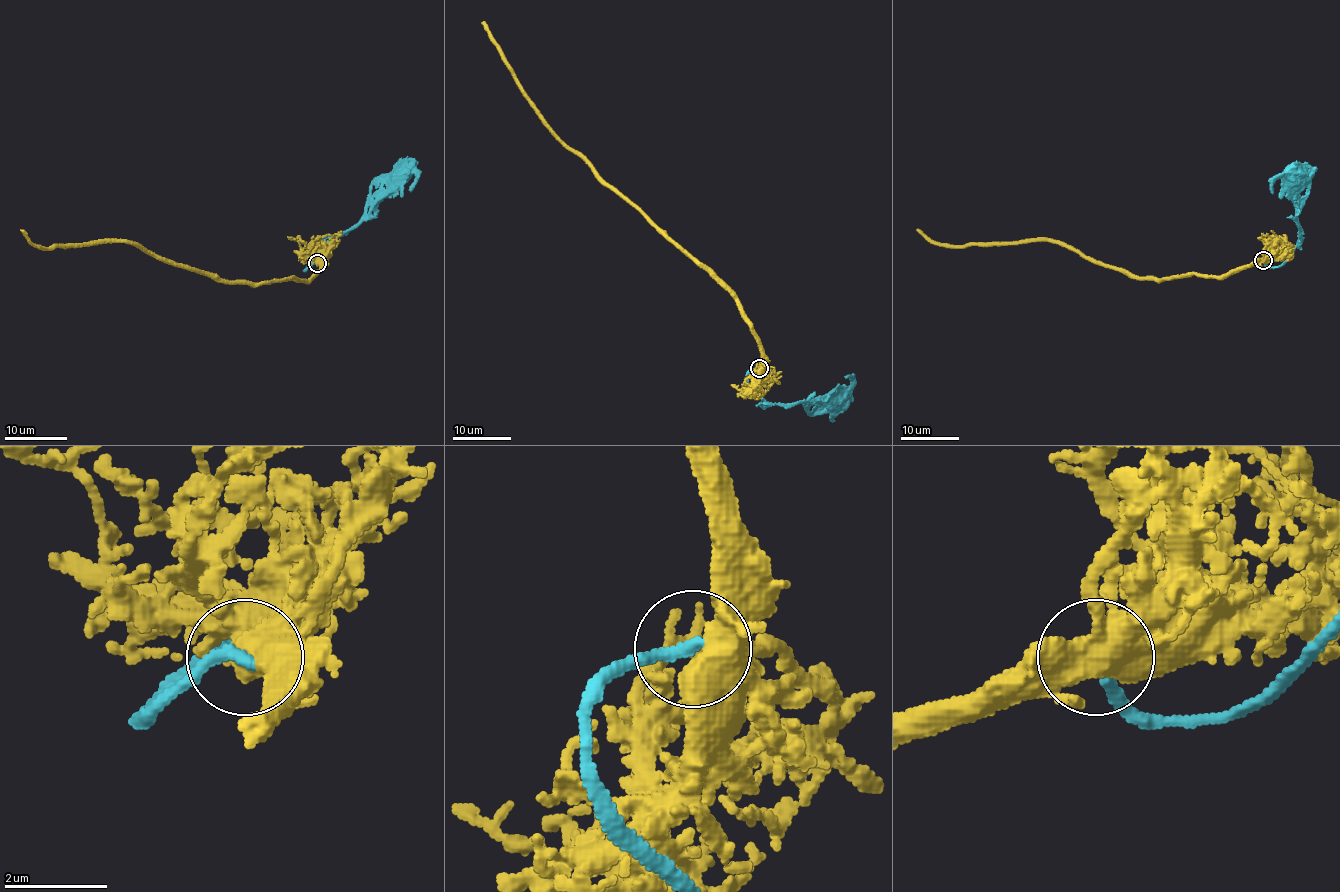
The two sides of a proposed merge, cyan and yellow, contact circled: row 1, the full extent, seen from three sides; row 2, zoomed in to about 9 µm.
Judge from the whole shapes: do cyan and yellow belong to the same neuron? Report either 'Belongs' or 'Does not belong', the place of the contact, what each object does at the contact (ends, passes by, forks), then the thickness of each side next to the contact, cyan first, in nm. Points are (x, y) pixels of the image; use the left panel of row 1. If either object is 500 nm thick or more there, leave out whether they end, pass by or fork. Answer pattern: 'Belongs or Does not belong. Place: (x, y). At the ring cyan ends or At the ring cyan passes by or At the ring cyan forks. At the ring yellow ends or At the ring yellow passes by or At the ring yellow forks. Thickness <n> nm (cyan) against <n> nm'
Belongs. Place: (317, 263). Thickness 260 nm (cyan) against 600 nm

